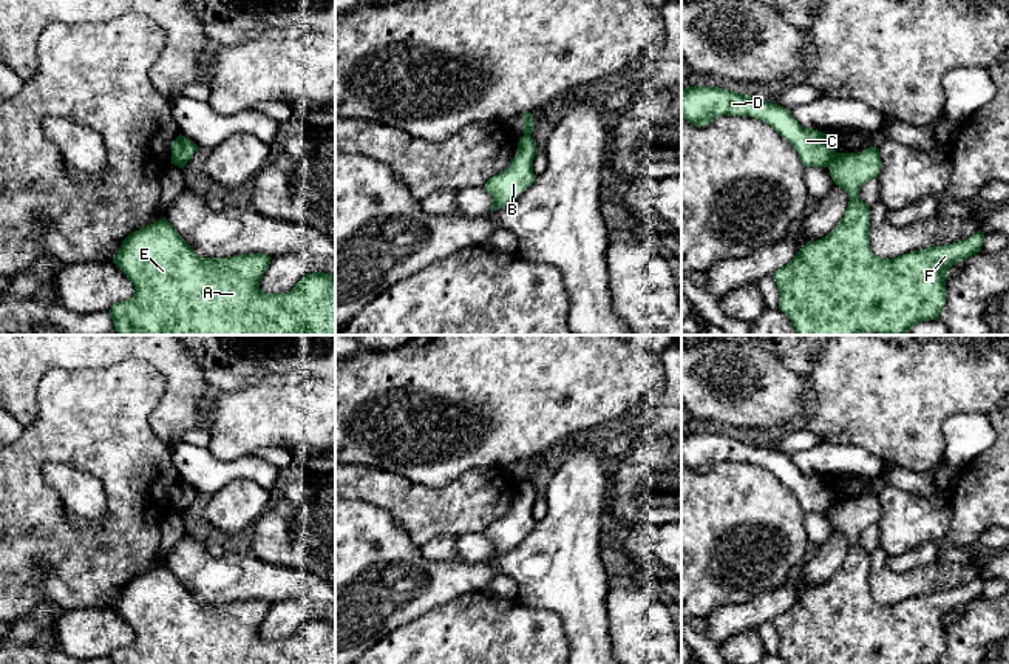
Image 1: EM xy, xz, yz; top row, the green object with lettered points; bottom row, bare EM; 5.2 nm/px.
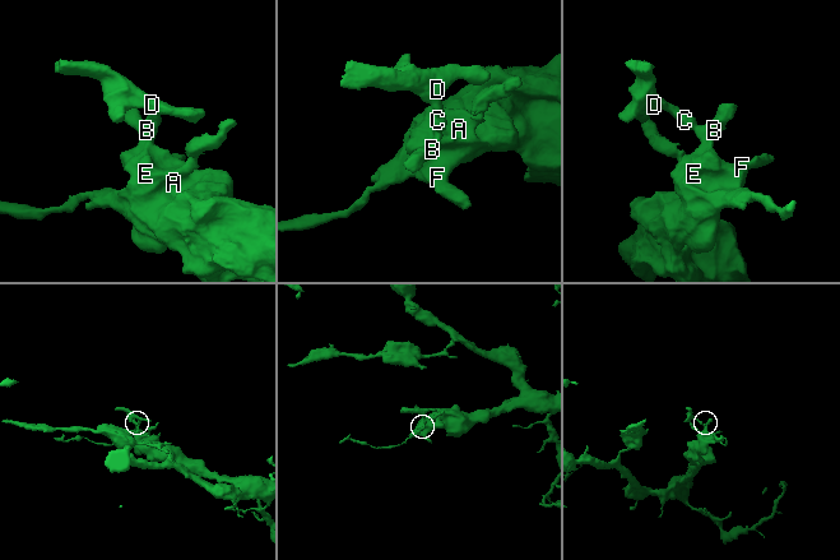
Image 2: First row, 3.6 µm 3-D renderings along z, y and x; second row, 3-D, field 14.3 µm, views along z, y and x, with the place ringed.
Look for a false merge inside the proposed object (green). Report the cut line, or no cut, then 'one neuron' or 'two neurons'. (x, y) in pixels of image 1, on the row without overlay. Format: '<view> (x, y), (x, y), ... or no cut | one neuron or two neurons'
yz (838, 499), (827, 511) | two neurons

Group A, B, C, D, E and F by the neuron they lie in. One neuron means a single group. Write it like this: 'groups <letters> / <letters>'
groups A B E F / C D

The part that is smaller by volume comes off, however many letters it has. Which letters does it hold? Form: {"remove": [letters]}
{"remove": ["C", "D"]}

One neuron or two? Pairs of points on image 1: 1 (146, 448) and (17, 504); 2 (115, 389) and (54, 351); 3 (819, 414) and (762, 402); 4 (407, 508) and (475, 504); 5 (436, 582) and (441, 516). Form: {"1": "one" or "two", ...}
{"1": "one", "2": "two", "3": "two", "4": "one", "5": "two"}

